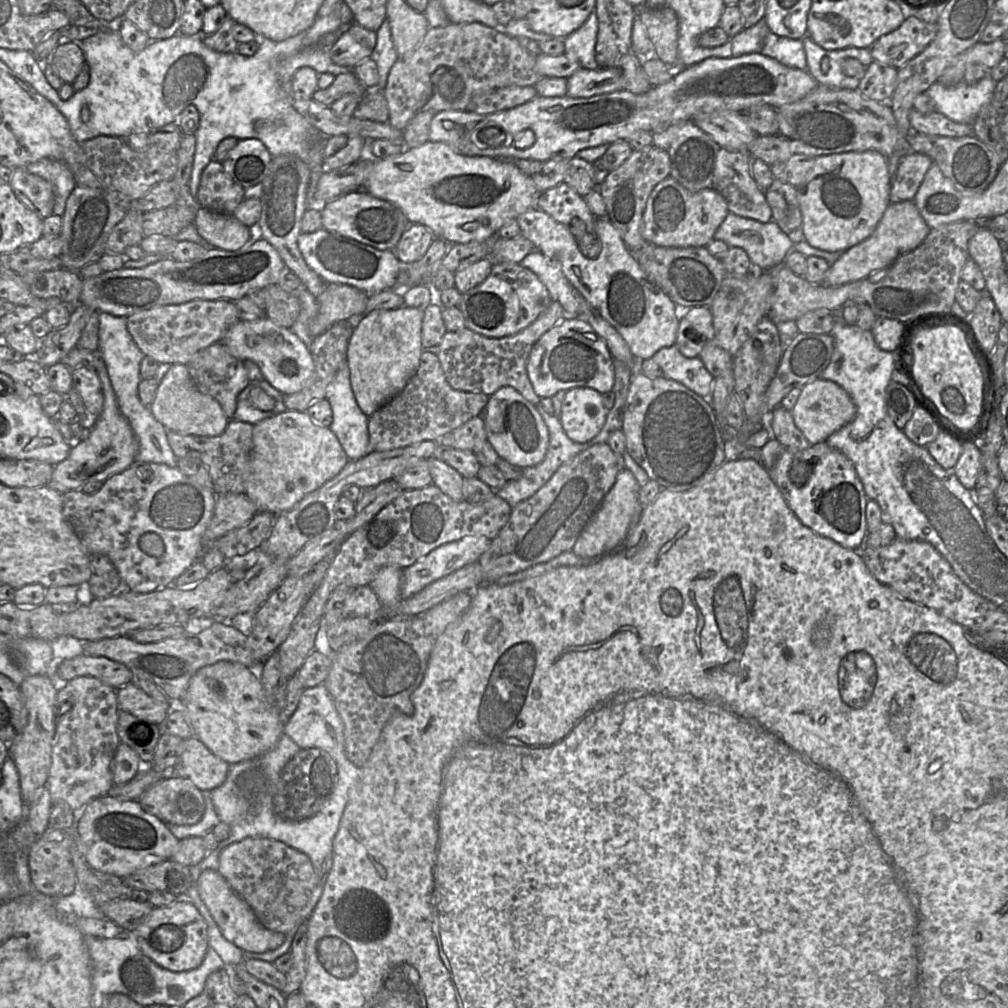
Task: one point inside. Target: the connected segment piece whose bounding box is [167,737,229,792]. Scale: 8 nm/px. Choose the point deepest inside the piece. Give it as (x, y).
(197, 763)

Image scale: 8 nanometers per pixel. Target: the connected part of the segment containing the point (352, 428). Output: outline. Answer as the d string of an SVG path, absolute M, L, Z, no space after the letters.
M346 362L328 385L325 399L332 409L329 426L337 437L349 460L356 460L371 453L368 436L369 418L361 411L350 384L350 371Z

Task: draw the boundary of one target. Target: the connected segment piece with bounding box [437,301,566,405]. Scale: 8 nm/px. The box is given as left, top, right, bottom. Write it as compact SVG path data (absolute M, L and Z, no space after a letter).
M552 301L547 309L528 327L517 334L491 338L468 328L456 332L446 331L437 354L449 385L459 391L481 392L491 396L504 386L516 389L526 400L537 405L541 398L536 394L527 373L527 362L532 348L540 337L566 318L563 307Z

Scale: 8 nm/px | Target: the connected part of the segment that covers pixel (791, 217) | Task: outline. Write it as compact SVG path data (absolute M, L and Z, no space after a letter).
M774 179L765 198L772 211L772 220L796 244L805 240L797 190L790 184Z

